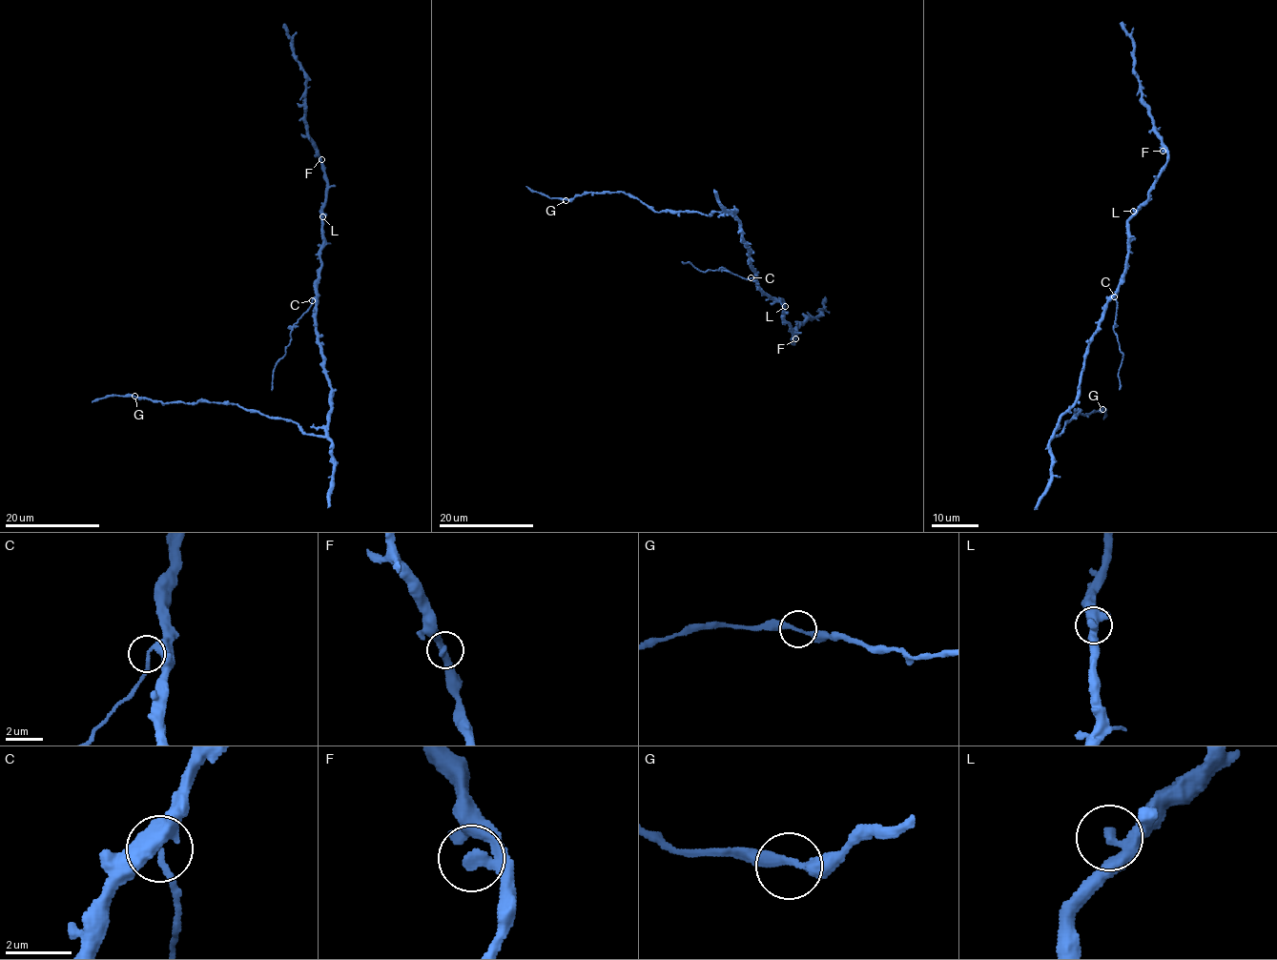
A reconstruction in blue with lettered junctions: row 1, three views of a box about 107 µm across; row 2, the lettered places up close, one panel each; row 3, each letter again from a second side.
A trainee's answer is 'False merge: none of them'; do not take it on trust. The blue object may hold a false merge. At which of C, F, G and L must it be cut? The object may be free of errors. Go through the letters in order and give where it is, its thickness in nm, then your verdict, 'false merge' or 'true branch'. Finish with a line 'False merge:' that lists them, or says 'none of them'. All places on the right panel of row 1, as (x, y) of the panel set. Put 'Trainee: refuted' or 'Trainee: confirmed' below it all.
C: at (1114, 296); 240 nm thick; false merge
F: at (1163, 151); 240 nm thick; true branch
G: at (1102, 409); 280 nm thick; true branch
L: at (1133, 211); 280 nm thick; true branch
False merge: C
Trainee: refuted

